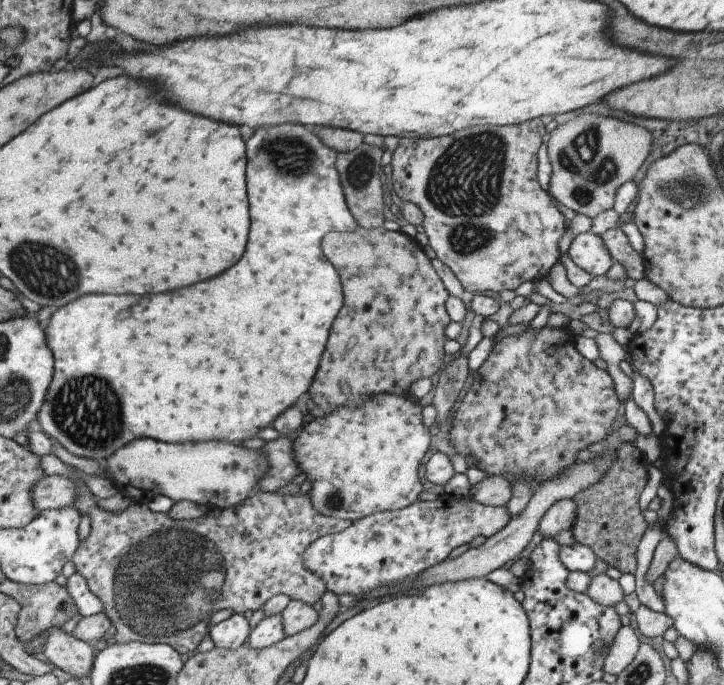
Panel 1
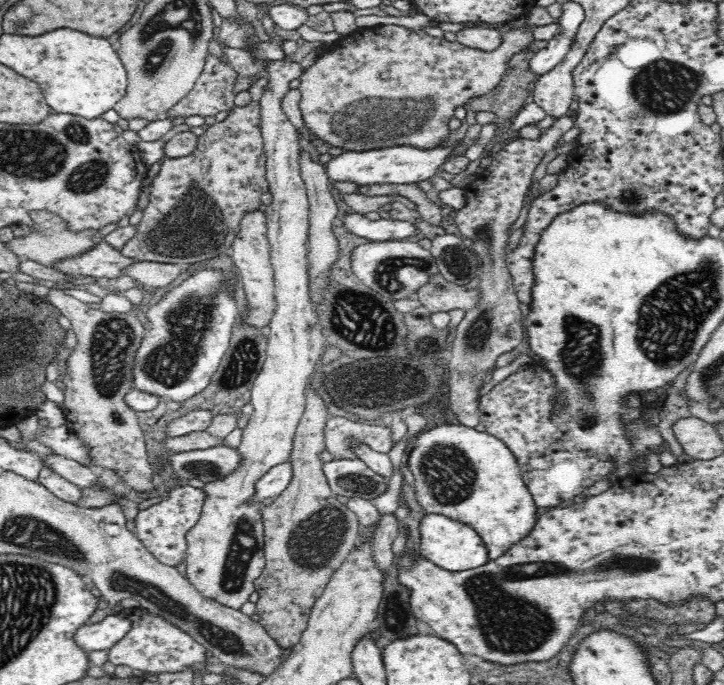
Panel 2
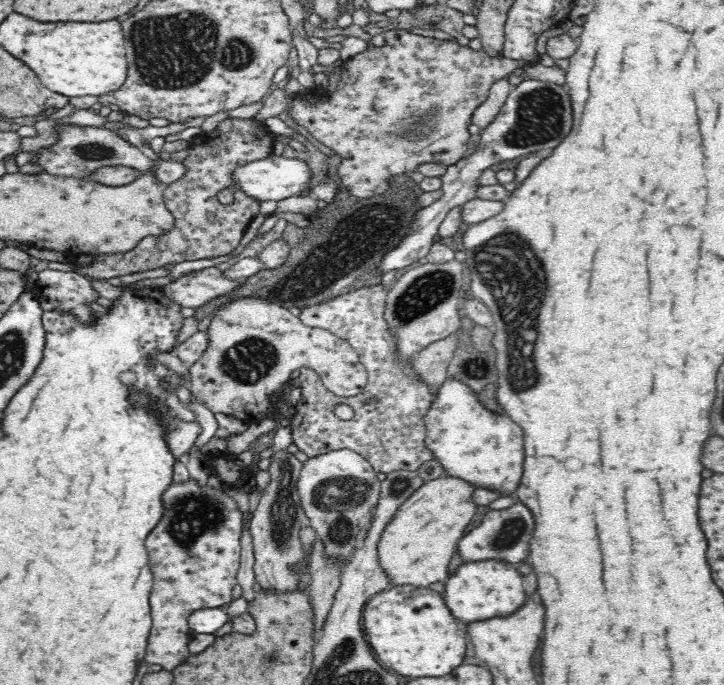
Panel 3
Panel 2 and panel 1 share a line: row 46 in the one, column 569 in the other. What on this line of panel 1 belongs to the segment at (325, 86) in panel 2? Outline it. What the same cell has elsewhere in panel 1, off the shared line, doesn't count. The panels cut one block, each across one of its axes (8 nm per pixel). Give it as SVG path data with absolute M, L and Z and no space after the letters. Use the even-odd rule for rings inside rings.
M546 325L543 328L538 328L534 330L534 327L529 327L524 334L520 336L506 336L502 338L499 342L494 344L488 358L480 368L476 376L480 376L480 380L474 380L472 382L472 387L464 400L457 405L454 414L450 418L448 434L450 434L450 444L456 448L458 455L463 457L472 456L476 458L476 463L478 462L477 468L484 470L488 477L490 476L507 476L510 477L512 474L524 474L524 476L530 476L531 479L536 482L546 482L554 476L558 476L560 472L564 472L566 468L570 468L574 462L576 462L576 454L580 450L584 450L599 441L604 441L604 438L608 436L608 432L614 426L614 420L618 416L618 408L621 405L620 398L616 394L616 386L614 386L614 380L611 378L609 370L601 370L598 366L594 365L594 362L587 360L576 350L575 346L576 337L575 334L566 327L561 328L550 328ZM558 500L550 510L540 518L538 531L545 539L553 539L562 531L567 531L574 526L577 508L573 500Z

